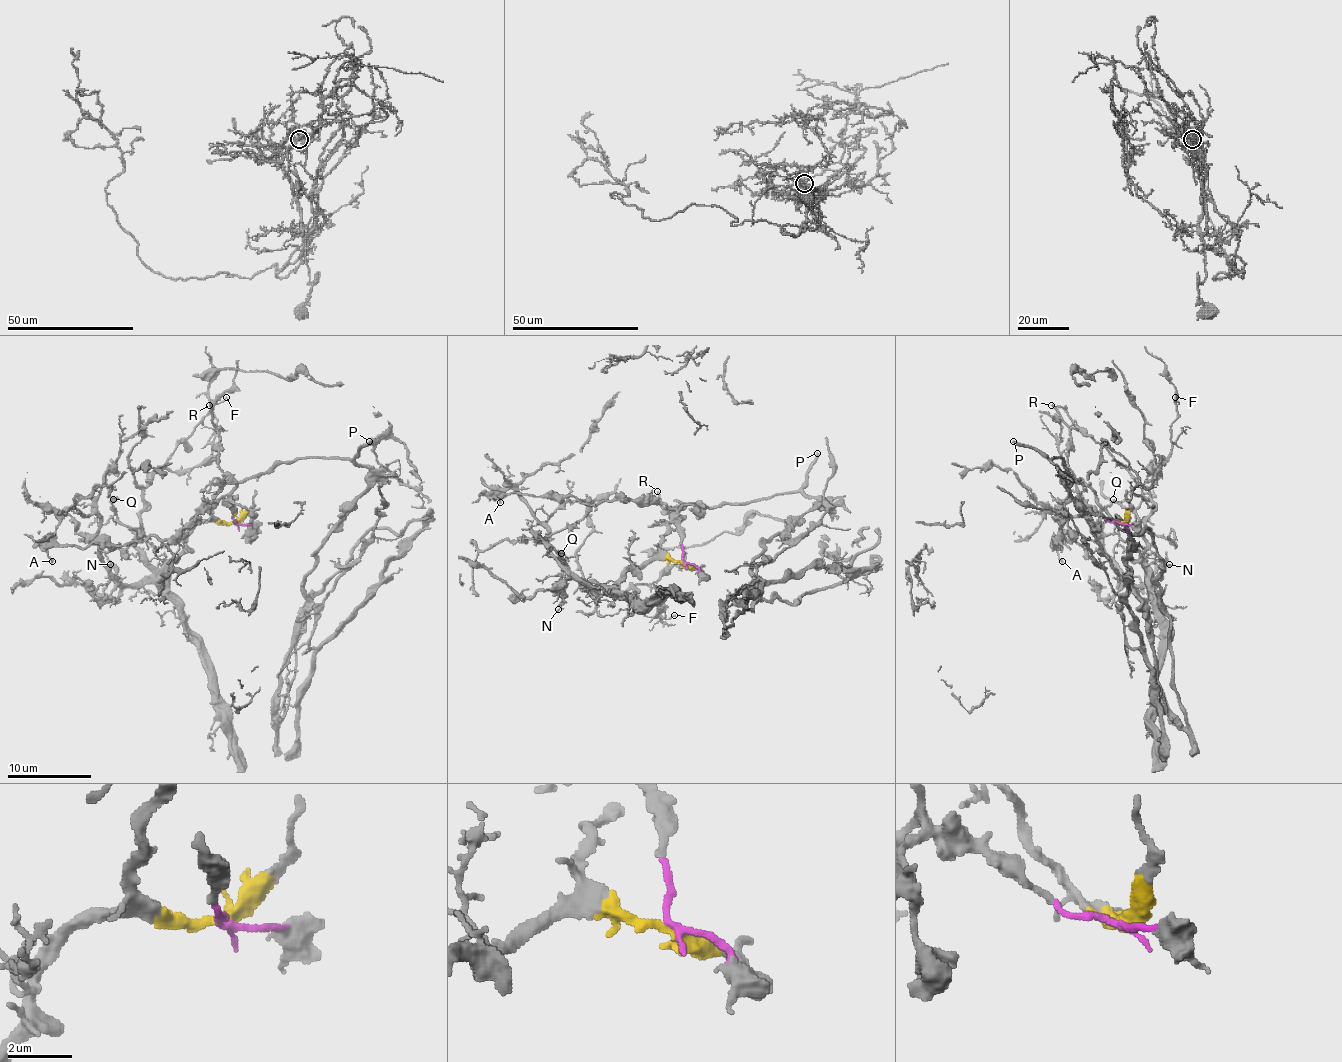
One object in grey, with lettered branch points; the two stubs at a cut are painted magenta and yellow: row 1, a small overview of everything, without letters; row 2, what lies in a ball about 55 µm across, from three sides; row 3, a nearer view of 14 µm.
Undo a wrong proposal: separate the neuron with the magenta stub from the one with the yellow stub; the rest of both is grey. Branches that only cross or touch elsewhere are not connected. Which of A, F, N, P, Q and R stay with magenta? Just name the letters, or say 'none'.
A, P

